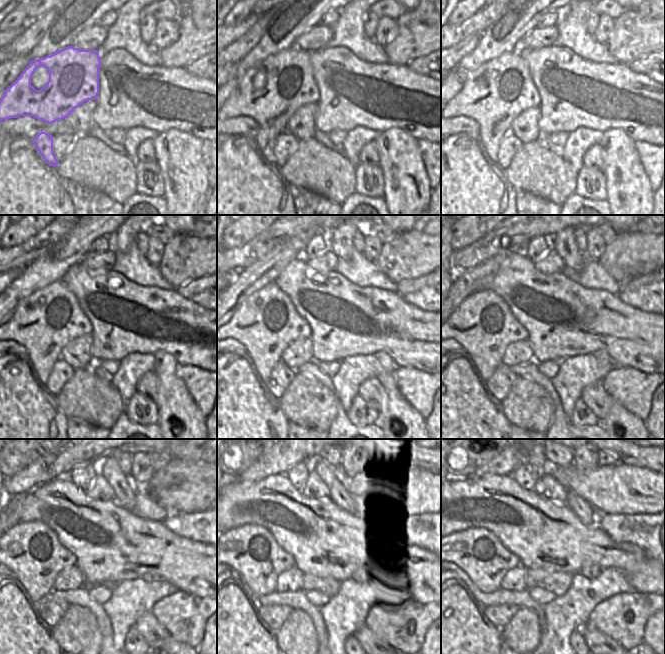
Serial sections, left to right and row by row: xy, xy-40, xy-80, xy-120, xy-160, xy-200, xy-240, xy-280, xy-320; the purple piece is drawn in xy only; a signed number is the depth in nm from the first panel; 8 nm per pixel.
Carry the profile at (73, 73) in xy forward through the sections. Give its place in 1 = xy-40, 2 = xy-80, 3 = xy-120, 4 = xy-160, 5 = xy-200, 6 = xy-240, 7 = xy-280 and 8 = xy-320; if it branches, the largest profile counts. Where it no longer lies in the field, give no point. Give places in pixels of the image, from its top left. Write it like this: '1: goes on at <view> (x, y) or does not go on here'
1: goes on at xy-40 (290, 86)
2: goes on at xy-80 (509, 90)
3: goes on at xy-120 (44, 322)
4: goes on at xy-160 (266, 322)
5: goes on at xy-200 (483, 324)
6: goes on at xy-240 (33, 553)
7: goes on at xy-280 (251, 550)
8: goes on at xy-320 (479, 553)

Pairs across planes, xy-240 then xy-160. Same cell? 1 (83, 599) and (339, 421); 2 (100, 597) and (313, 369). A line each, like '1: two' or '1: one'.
1: one
2: two

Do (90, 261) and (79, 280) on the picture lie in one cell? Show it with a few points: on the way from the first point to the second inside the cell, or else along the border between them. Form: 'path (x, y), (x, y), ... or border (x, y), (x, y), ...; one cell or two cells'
border (79, 263), (88, 271), (109, 270); two cells

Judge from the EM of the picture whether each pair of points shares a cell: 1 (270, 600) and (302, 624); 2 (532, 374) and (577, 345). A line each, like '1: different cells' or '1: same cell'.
1: different cells
2: different cells

